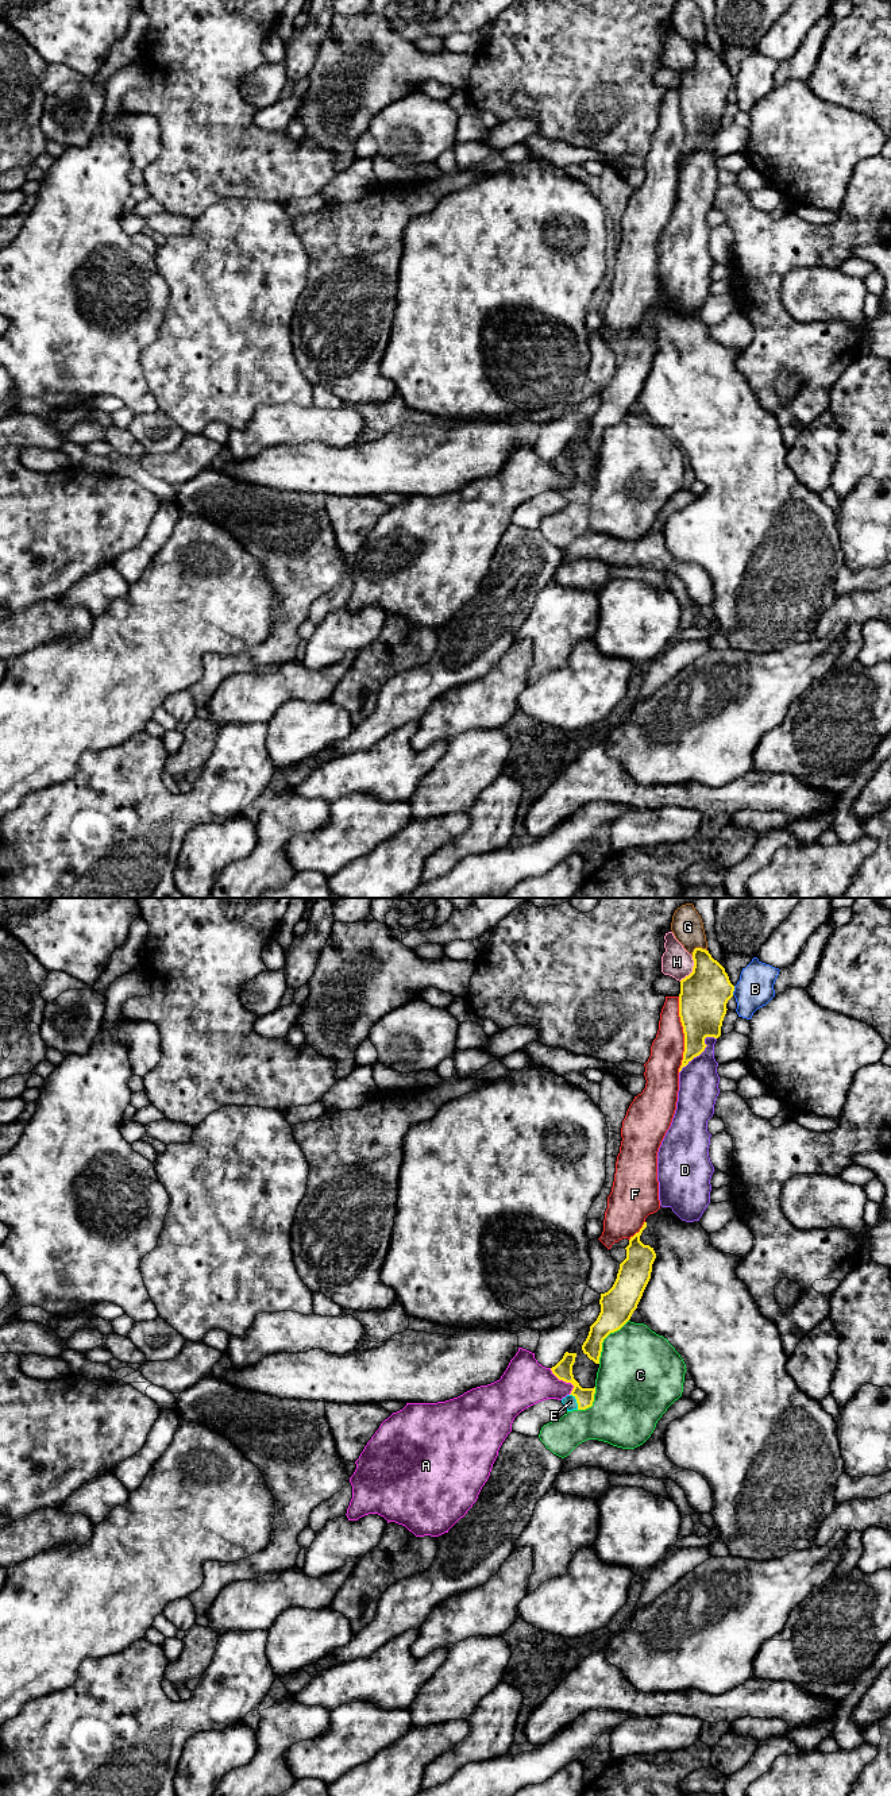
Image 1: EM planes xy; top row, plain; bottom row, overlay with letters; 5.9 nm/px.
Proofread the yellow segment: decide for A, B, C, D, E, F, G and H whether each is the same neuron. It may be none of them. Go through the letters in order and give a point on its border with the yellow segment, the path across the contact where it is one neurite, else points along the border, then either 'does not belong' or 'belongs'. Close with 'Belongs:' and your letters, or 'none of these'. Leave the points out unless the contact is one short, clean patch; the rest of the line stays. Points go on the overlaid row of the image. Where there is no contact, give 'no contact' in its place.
A: contact xy (564, 1380); border xy (550, 1368), (559, 1379), (573, 1386), (570, 1394); does not belong
B: contact xy (733, 990); border xy (735, 986), (732, 994); does not belong
C: contact xy (604, 1338); does not belong
D: contact xy (701, 1052); does not belong
E: contact xy (577, 1402); way xy (563, 1369), (577, 1386), (577, 1402), (570, 1402); belongs
F: contact xy (685, 1035); does not belong
G: contact xy (697, 948); does not belong
H: contact xy (693, 970); border xy (693, 956), (693, 970), (679, 981); does not belong
Belongs: E

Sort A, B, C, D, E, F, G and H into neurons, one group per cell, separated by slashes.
A / B / C / D / E / F / G / H

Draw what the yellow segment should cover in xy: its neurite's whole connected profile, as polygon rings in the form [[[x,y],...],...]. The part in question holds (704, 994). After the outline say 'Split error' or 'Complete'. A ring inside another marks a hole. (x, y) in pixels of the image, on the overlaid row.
[[[695,948],[693,960],[693,972],[680,980],[679,1017],[684,1033],[684,1052],[679,1072],[705,1051],[706,1037],[721,1036],[726,1003],[734,991],[725,968],[709,951]]]. Complete

